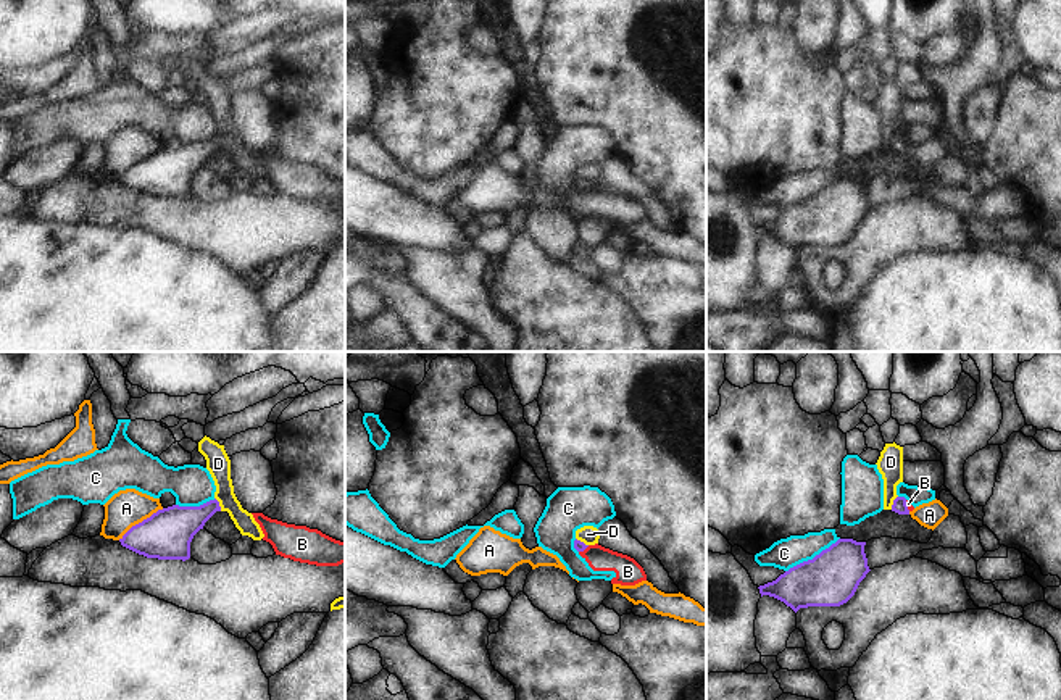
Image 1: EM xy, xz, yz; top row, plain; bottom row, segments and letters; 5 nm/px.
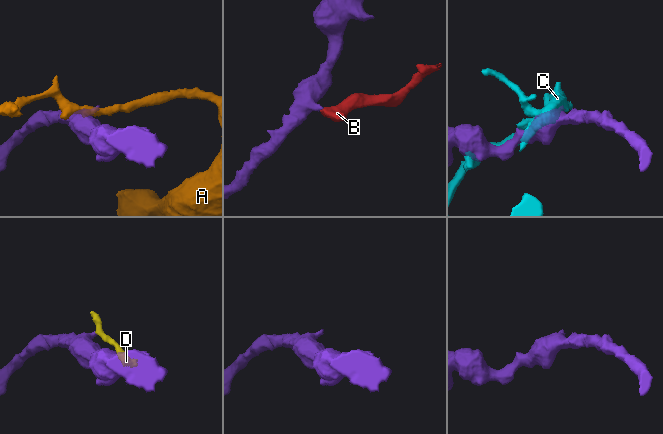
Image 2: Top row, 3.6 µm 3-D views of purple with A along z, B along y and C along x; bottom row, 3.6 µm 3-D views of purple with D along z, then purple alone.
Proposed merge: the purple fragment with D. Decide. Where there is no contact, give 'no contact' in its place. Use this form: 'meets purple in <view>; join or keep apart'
meets purple in xy; keep apart

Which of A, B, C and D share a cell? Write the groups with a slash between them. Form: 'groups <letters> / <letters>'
groups A / B C / D

